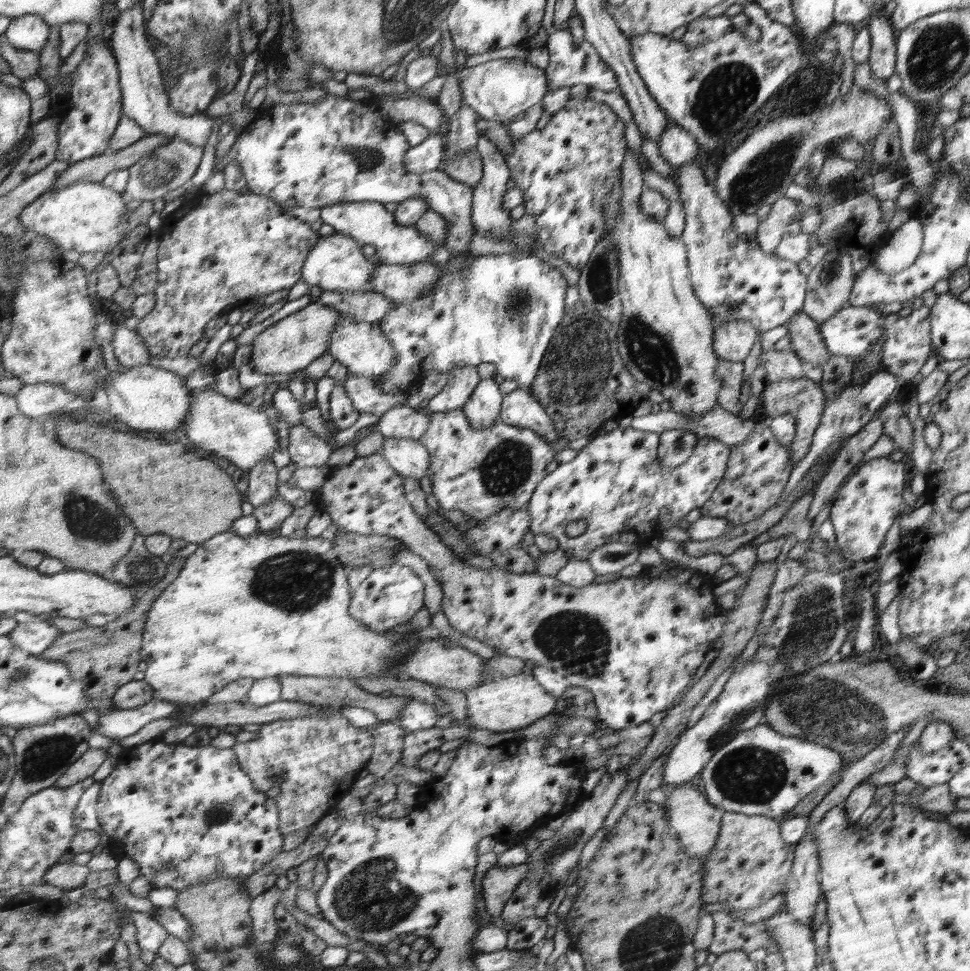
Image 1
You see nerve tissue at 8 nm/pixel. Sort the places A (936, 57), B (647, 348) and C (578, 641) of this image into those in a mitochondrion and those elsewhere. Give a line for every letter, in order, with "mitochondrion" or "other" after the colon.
A: mitochondrion
B: mitochondrion
C: mitochondrion

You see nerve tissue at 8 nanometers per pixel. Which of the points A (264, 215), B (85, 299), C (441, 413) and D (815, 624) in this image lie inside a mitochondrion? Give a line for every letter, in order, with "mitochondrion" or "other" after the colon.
A: mitochondrion
B: other
C: other
D: mitochondrion

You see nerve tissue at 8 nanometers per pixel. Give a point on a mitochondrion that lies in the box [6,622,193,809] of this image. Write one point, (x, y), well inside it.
(47, 755)

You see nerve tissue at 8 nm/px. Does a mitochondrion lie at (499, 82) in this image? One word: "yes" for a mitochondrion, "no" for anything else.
yes

